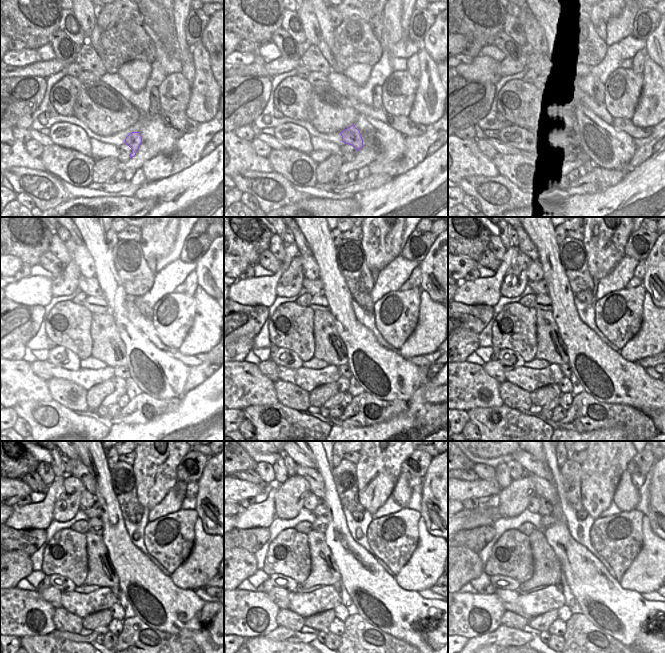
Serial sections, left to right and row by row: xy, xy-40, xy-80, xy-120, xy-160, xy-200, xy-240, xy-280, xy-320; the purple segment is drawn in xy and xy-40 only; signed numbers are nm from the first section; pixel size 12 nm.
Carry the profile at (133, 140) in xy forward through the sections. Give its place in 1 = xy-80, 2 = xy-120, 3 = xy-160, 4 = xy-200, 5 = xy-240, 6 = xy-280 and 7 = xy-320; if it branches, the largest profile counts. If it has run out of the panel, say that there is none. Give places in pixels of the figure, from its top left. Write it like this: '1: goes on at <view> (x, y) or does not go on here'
1: goes on at xy-80 (567, 133)
2: goes on at xy-120 (107, 347)
3: goes on at xy-160 (329, 346)
4: goes on at xy-200 (550, 347)
5: goes on at xy-240 (101, 572)
6: goes on at xy-280 (324, 571)
7: goes on at xy-320 (547, 570)

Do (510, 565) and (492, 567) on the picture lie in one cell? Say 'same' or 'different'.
same

